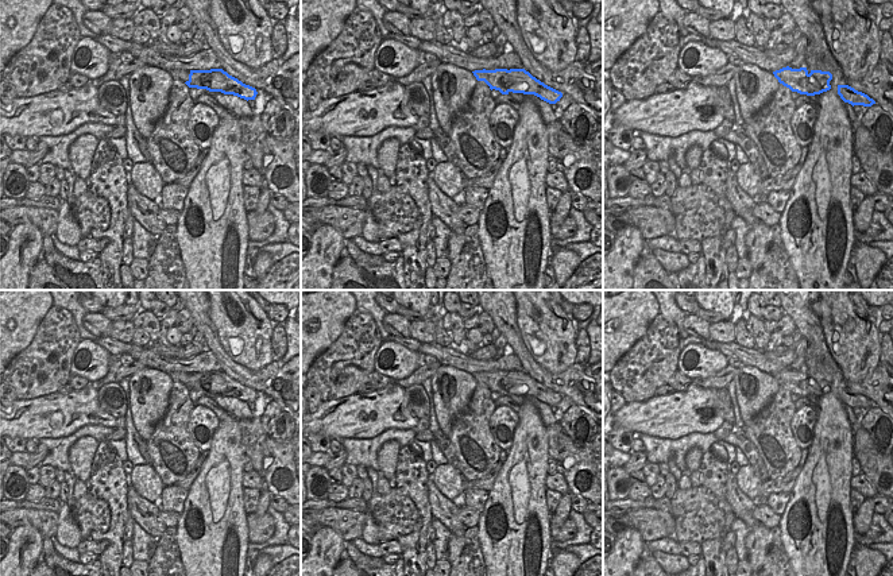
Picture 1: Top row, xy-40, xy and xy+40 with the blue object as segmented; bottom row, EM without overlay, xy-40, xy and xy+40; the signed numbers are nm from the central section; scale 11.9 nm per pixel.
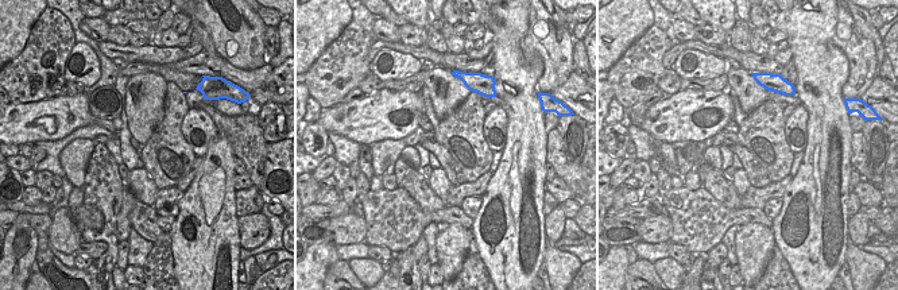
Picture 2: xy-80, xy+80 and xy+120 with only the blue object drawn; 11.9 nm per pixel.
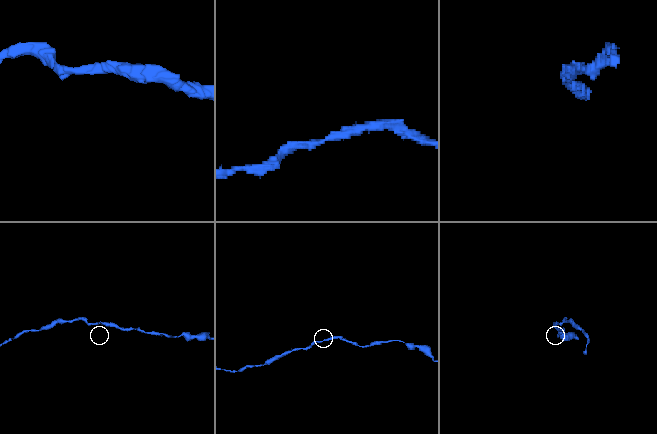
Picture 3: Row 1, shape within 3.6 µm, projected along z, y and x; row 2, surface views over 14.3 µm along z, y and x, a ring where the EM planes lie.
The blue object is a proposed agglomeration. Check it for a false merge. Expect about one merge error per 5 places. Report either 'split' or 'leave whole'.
leave whole

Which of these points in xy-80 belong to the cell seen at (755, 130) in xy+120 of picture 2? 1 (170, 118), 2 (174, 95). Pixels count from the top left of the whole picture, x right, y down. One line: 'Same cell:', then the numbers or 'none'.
Same cell: 1, 2

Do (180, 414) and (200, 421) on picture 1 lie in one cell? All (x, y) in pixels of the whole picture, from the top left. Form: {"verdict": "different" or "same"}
{"verdict": "different"}

